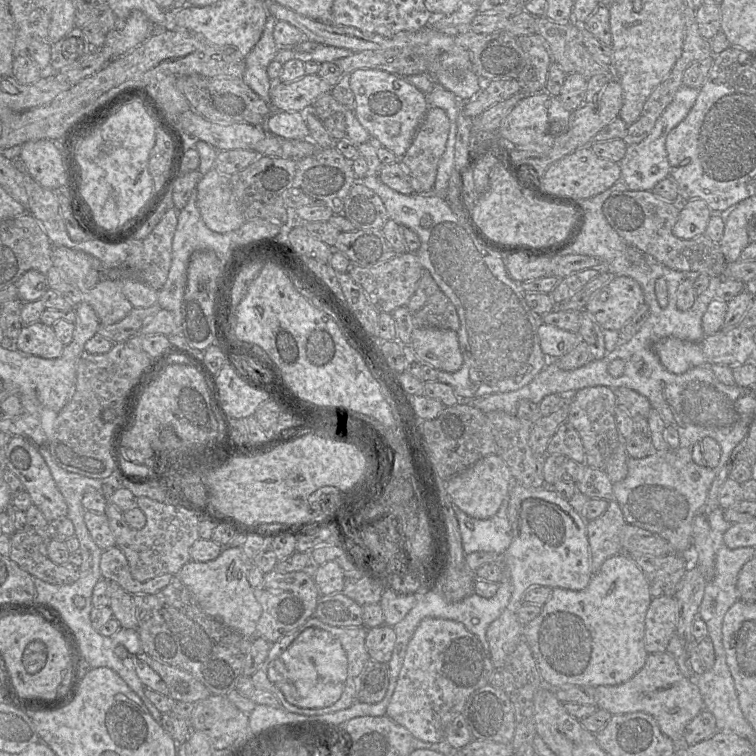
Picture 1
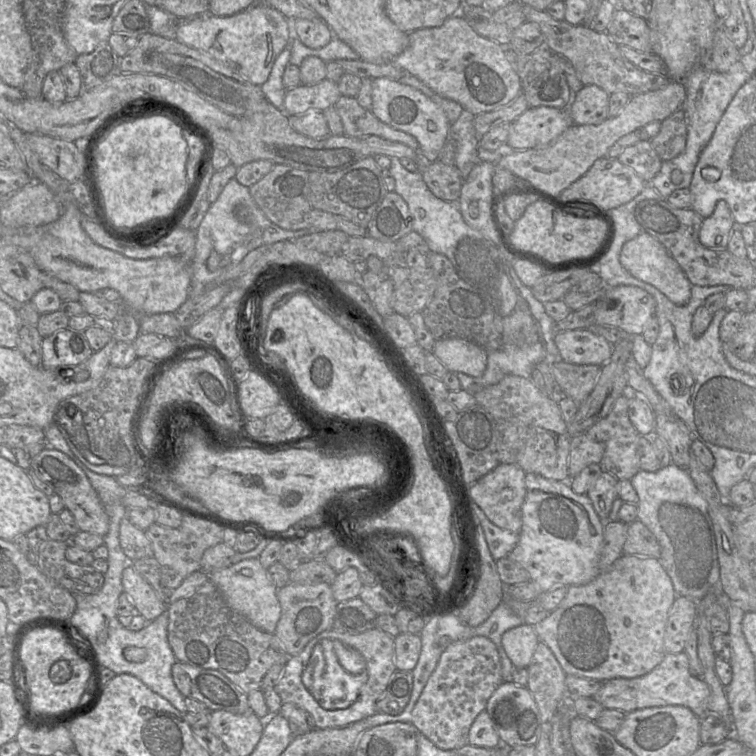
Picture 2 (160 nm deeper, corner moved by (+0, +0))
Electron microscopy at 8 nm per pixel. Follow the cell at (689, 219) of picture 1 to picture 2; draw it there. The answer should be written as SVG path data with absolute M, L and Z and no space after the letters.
M724 200L718 201L711 216L704 218L699 240L702 245L713 249L727 249L731 232L736 223L728 204Z

